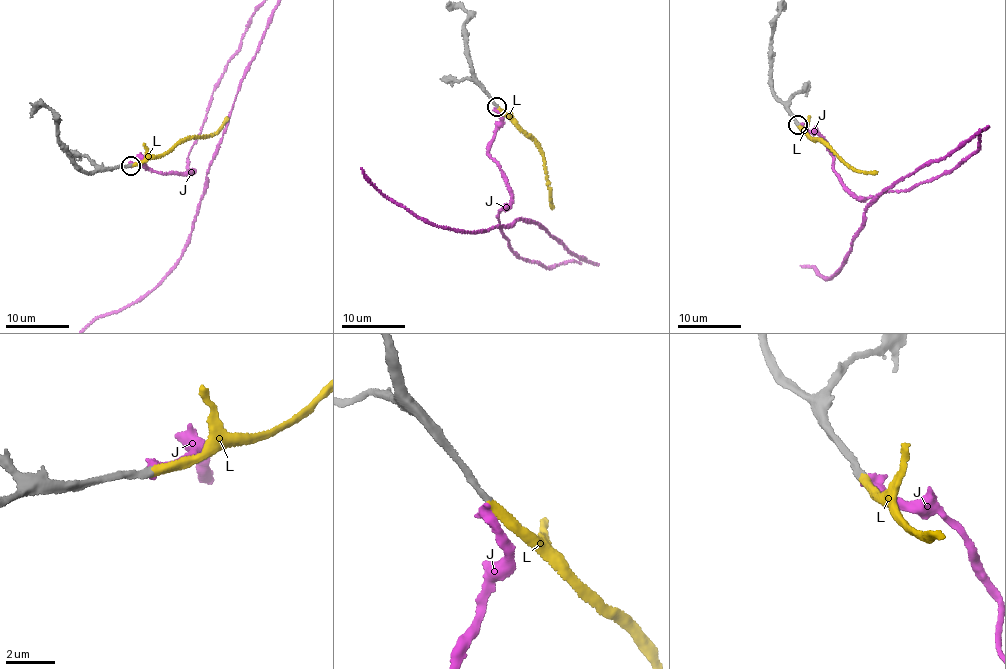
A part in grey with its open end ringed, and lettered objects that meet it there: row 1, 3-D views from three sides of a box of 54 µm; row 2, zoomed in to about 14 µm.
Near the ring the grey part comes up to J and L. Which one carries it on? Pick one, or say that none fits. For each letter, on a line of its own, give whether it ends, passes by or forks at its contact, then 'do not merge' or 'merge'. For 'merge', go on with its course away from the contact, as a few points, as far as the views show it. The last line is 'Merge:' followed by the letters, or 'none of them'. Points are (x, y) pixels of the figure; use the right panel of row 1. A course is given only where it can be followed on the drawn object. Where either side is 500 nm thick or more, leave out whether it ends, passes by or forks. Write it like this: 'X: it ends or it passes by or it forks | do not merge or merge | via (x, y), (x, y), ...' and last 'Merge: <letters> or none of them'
J: it ends | do not merge
L: it ends | merge | via (798, 125), (812, 140), (821, 140), (848, 165), (877, 172)
Merge: L

